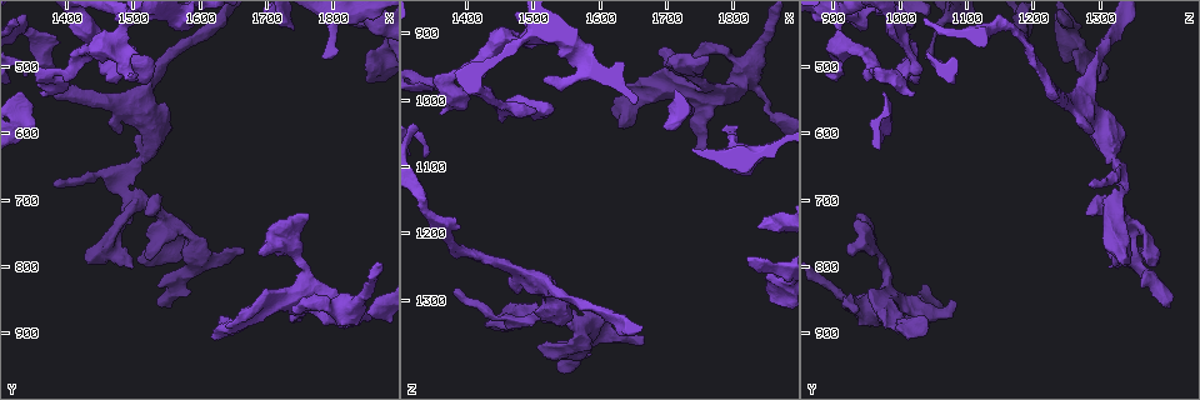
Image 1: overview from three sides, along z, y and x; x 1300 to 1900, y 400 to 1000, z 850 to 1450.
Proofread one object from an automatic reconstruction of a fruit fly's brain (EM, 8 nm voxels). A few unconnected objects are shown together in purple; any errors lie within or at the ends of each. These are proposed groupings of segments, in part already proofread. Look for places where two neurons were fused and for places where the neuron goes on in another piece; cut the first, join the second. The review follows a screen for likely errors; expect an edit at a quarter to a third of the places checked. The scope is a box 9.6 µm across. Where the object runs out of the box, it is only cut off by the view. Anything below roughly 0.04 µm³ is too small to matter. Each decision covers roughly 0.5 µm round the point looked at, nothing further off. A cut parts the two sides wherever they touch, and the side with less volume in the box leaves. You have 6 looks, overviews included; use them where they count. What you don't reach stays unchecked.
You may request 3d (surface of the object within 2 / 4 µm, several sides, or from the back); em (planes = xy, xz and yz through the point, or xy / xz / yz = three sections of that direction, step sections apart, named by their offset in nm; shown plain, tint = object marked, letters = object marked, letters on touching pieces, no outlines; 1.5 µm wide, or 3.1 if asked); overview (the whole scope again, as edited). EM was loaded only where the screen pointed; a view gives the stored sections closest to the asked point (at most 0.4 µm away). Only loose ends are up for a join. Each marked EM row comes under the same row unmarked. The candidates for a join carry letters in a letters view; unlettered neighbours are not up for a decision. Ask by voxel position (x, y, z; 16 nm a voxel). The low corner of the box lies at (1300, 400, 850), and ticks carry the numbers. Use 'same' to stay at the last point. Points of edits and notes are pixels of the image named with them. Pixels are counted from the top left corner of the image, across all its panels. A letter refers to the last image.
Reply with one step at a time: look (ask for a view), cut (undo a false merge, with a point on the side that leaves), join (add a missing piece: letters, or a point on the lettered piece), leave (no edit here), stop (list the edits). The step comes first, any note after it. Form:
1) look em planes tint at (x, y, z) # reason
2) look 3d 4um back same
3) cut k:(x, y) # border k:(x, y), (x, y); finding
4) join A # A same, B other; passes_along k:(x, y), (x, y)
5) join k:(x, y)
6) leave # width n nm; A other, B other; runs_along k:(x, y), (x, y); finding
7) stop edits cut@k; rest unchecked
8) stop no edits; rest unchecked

look em yz step 4 letters at (1700, 840, 955) # an open end

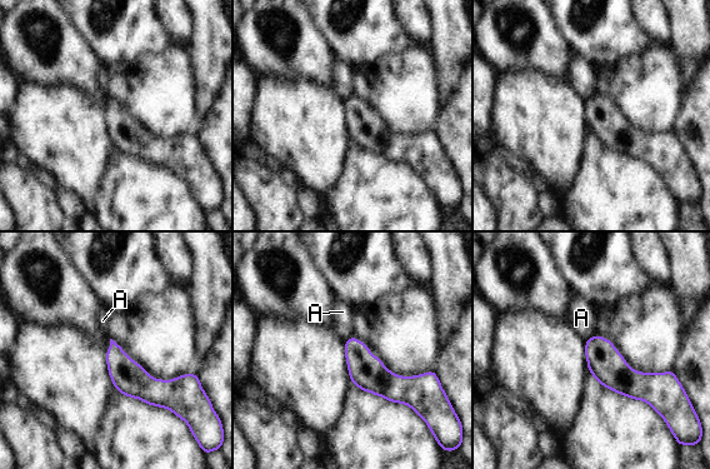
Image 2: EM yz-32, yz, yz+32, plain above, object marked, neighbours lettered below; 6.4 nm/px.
look em planes letters same # cut it another way

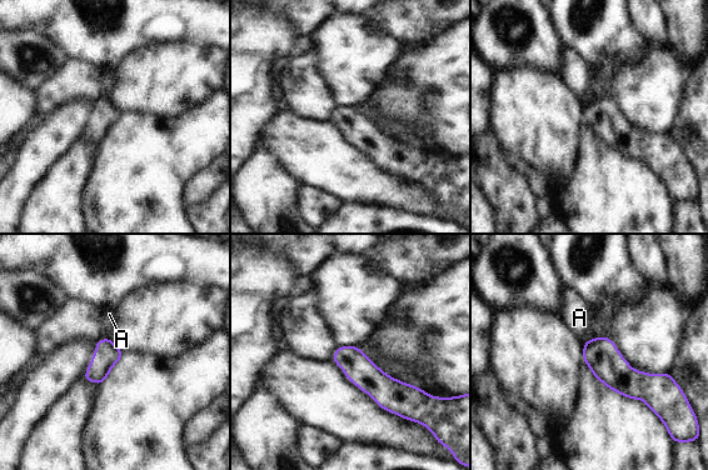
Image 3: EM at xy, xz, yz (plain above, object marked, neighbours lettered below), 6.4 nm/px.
leave # A other; none of them fits

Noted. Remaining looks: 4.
look 3d 2um at (1525, 725, 1275) # branch stops here

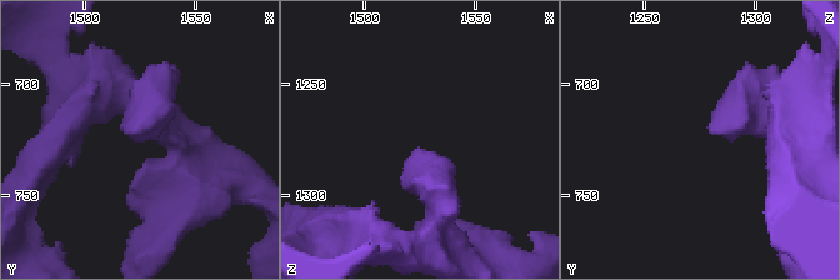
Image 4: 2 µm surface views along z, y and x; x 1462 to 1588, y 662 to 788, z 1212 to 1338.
look em planes letters at (1524, 722, 1280) # need the tissue

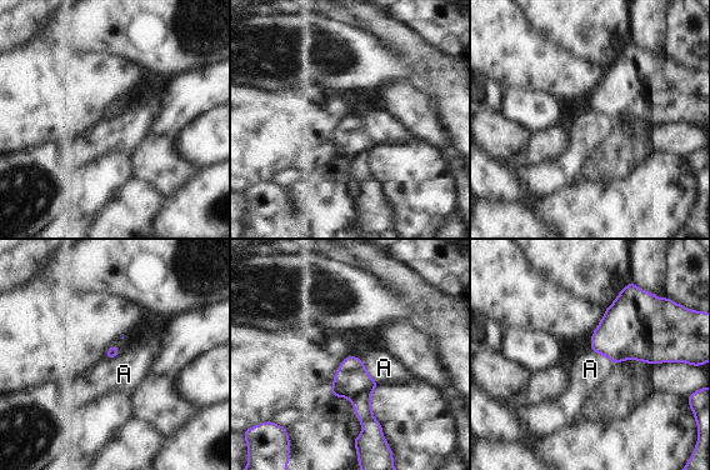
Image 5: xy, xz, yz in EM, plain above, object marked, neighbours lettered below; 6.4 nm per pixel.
leave # A other; no lettered piece goes on from it

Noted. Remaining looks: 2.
look 3d 4um back at (1405, 535, 1005) # branch stops here

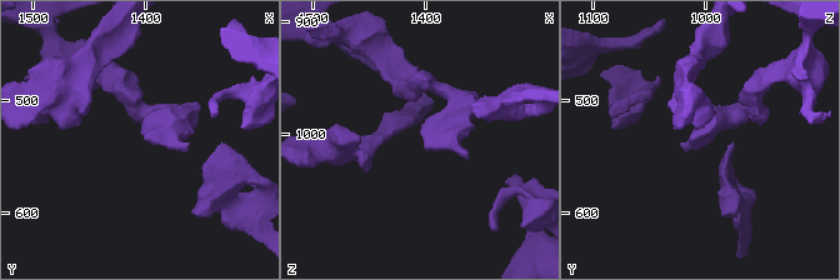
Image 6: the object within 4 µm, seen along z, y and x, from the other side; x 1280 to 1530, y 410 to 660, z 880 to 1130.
look em xz step 8 letters at (1404, 532, 1000)

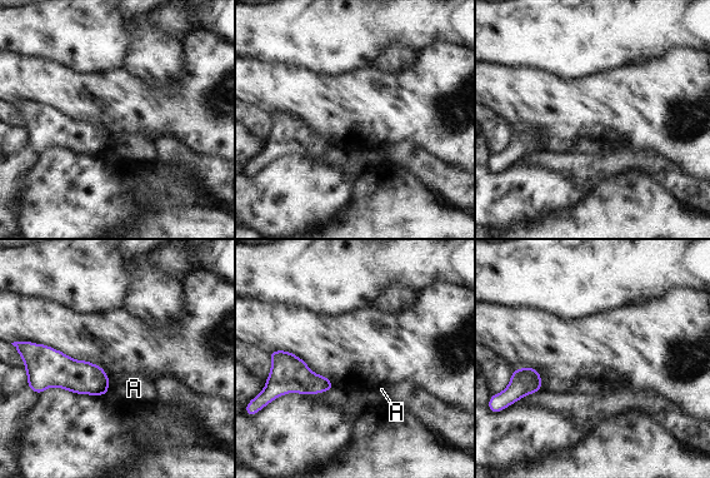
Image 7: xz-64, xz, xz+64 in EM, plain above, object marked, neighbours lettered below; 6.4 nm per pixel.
leave # longest_contact A 90 nm; A other; none of them fits

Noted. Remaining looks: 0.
stop no edits; rest unchecked

